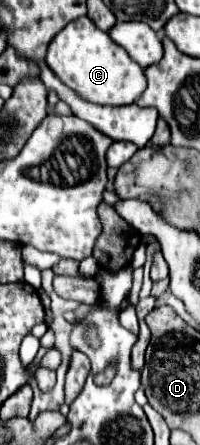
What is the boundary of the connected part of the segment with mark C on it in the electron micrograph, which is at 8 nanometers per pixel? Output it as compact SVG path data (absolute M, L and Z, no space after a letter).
M88 17L68 23L48 45L46 63L52 73L84 101L98 105L130 105L146 89L144 69L116 45L108 33L100 31Z

